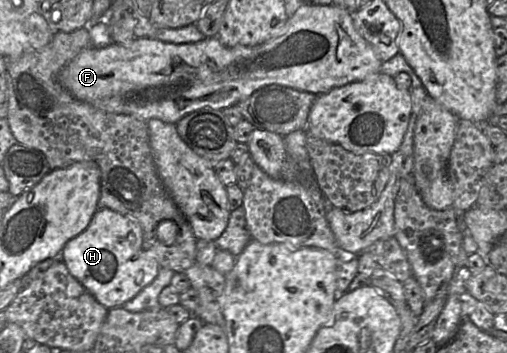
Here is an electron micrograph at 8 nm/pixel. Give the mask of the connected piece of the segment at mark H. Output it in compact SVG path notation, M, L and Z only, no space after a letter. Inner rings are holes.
M98 208L89 226L65 244L63 261L71 274L108 309L121 307L137 296L155 280L160 269L153 252L144 248L139 222L109 208Z

